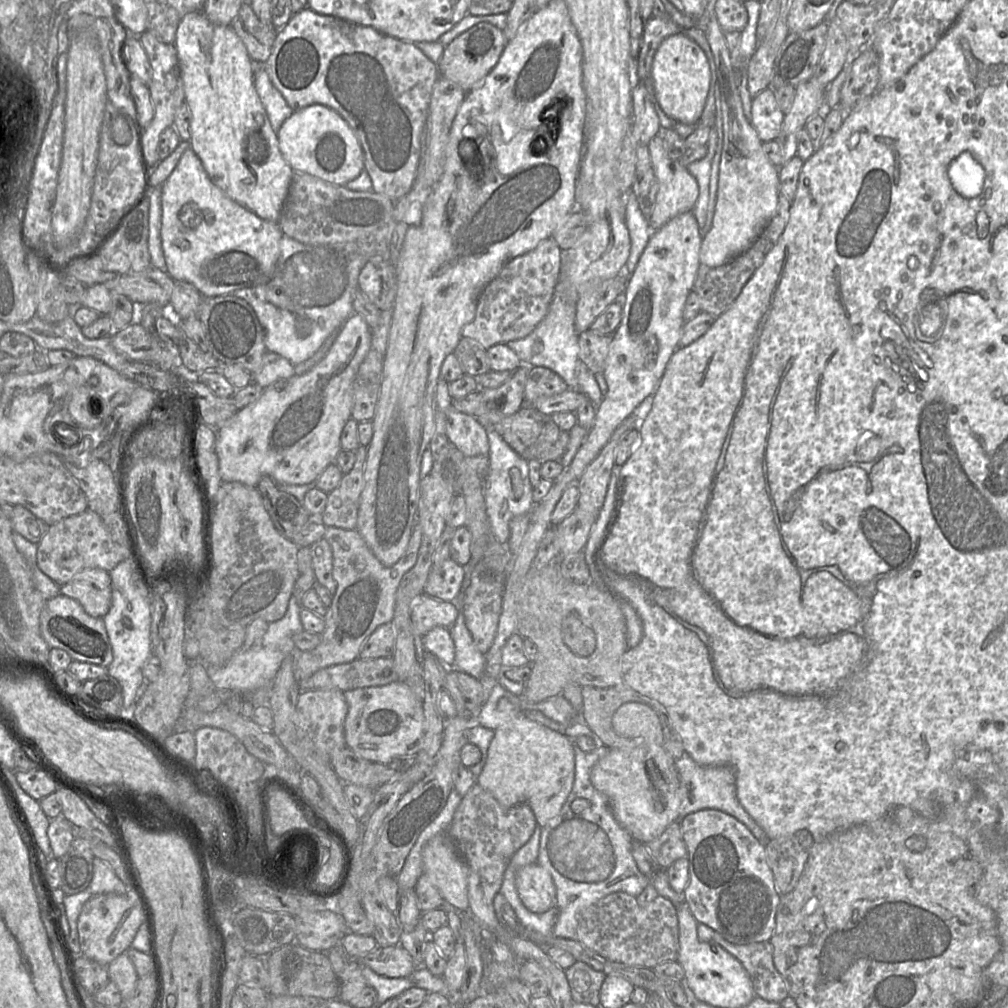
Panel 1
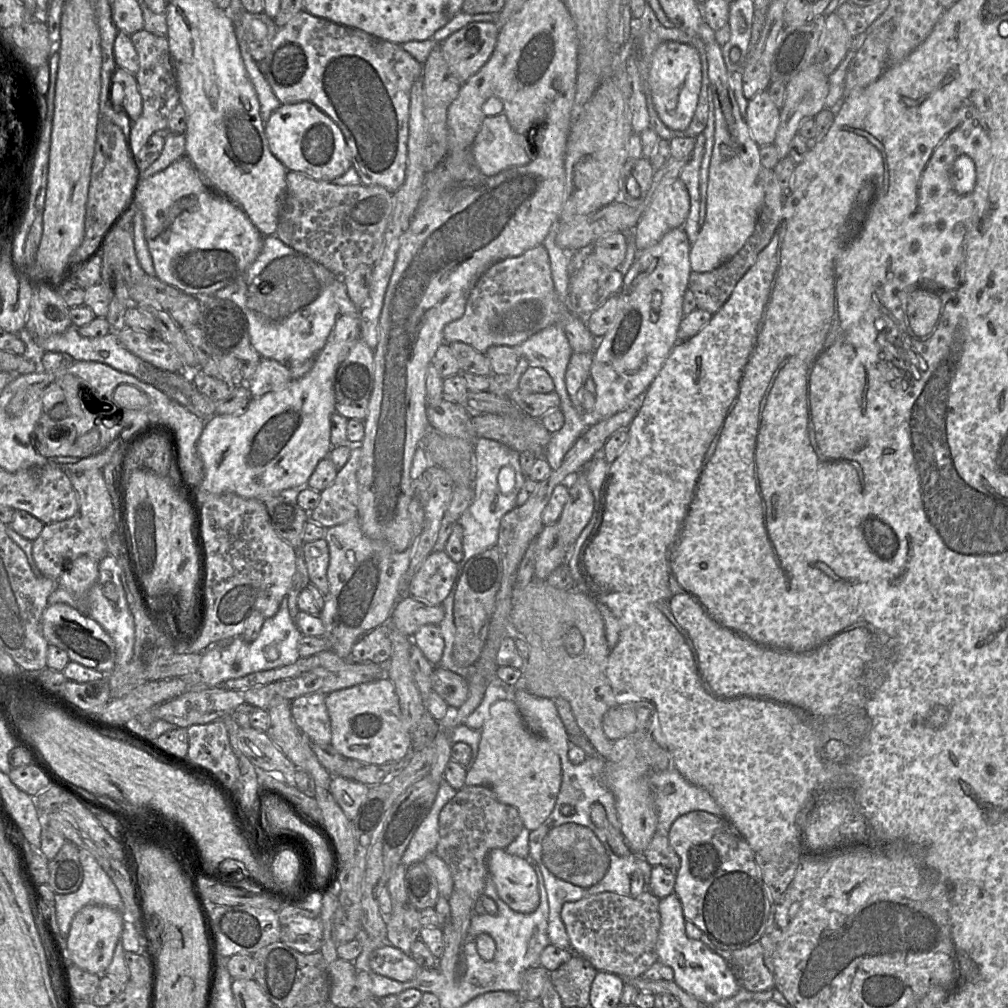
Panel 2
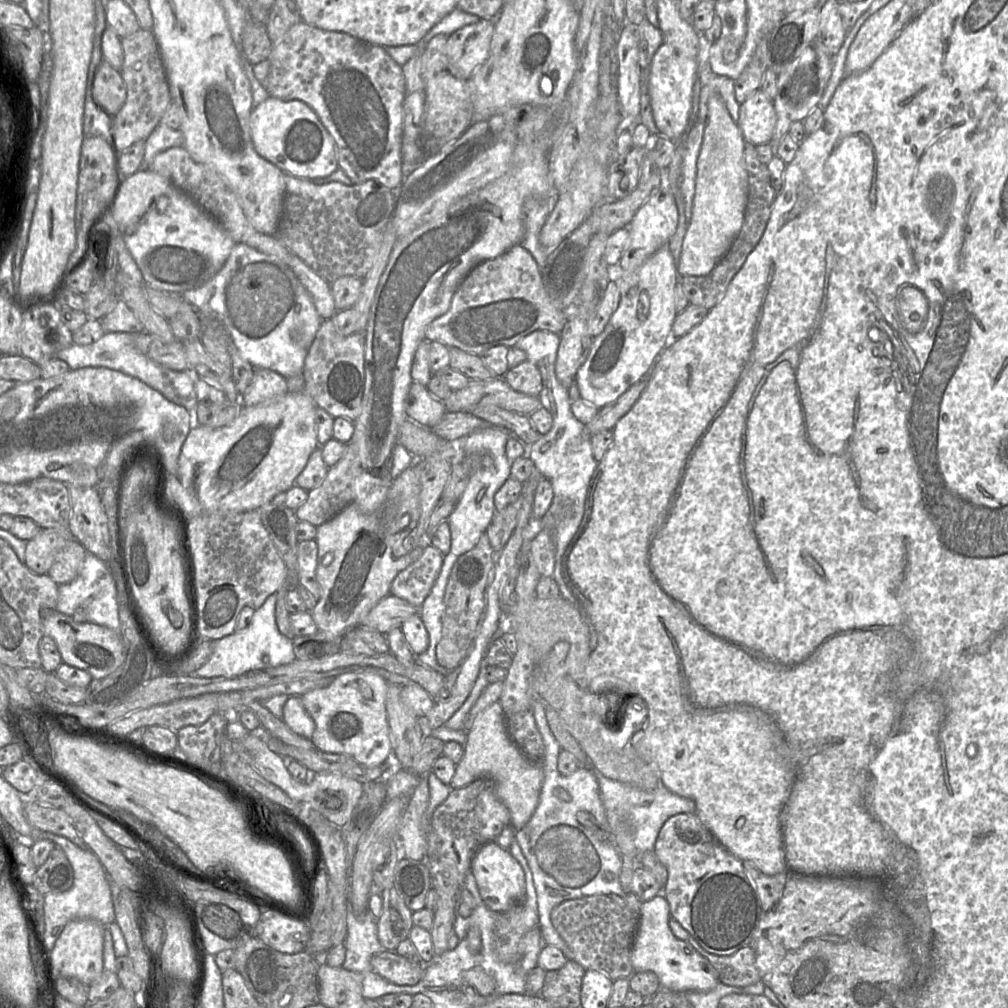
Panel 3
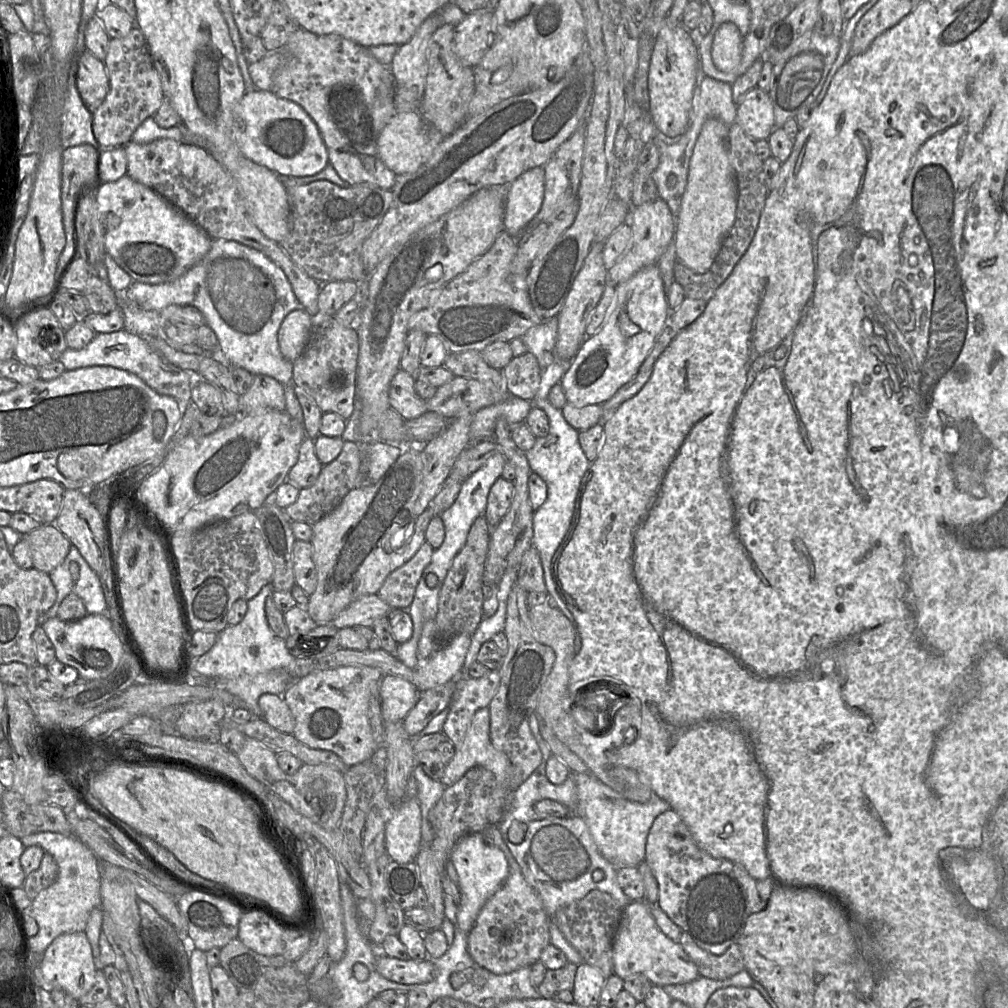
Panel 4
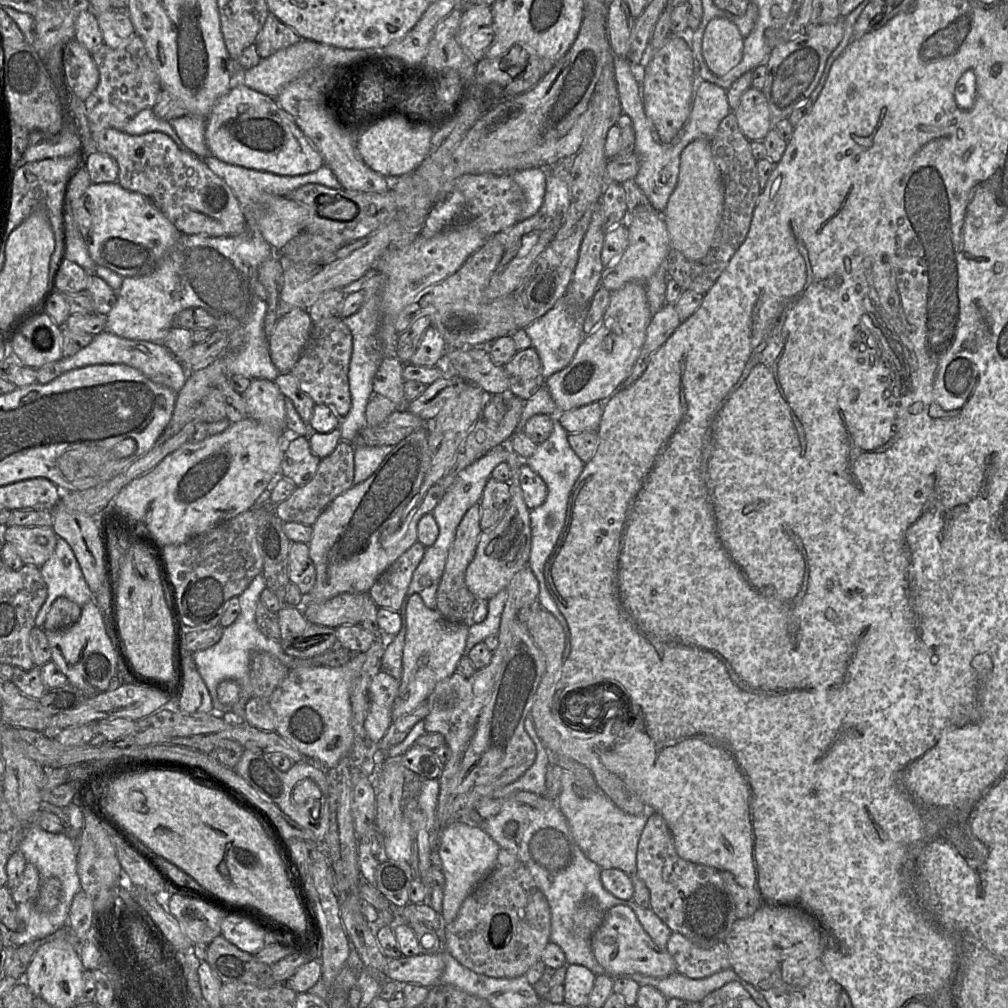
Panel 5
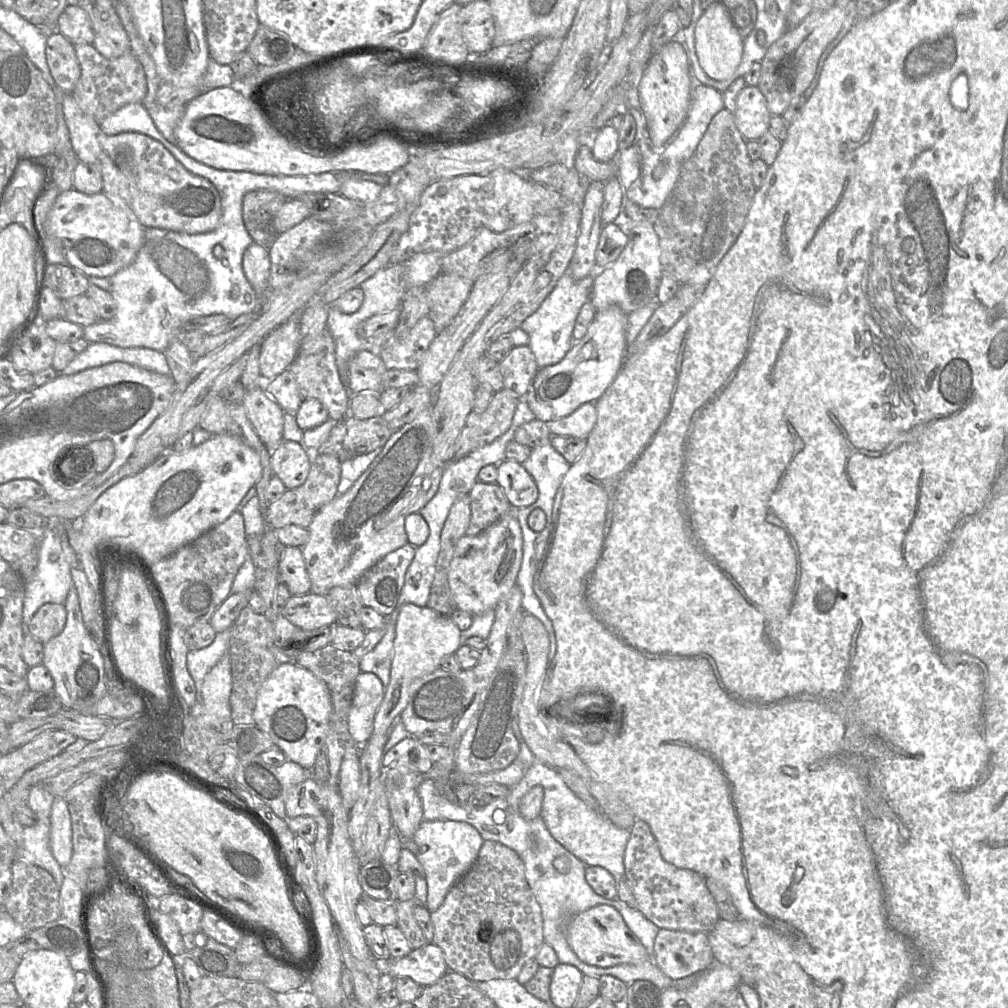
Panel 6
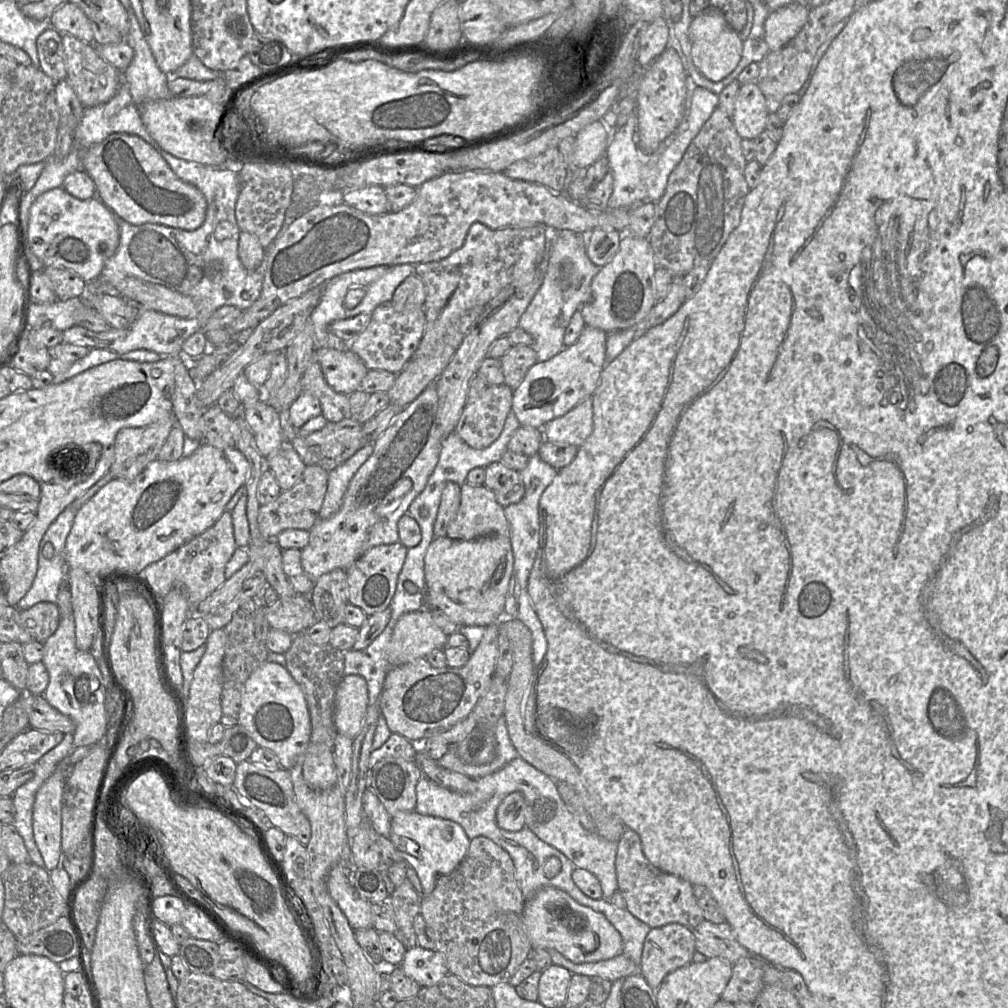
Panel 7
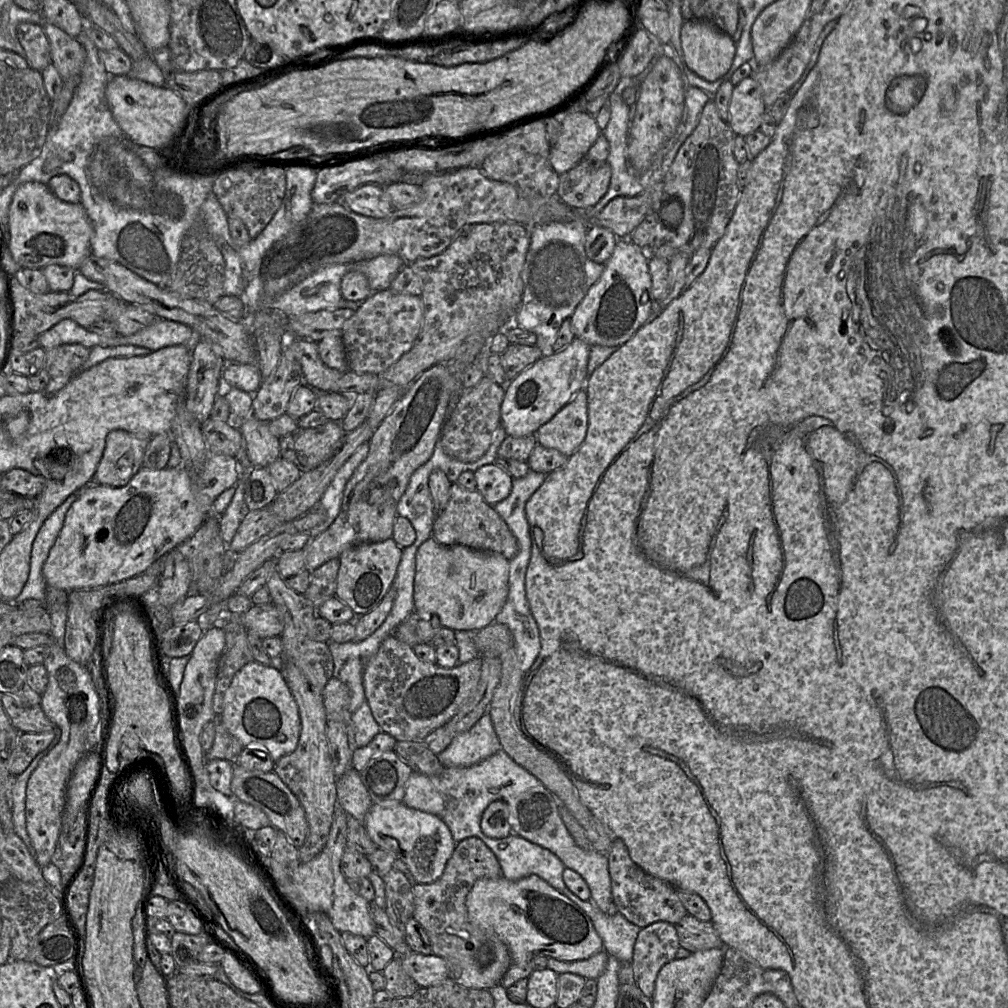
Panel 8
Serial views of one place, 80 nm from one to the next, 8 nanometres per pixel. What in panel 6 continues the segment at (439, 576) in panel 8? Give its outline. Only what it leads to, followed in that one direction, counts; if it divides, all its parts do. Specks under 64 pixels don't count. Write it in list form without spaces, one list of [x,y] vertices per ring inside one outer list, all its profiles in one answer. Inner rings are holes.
[[[514,508],[486,531],[460,538],[447,569],[448,584],[458,610],[475,617],[495,609],[516,585],[522,559],[523,536]]]

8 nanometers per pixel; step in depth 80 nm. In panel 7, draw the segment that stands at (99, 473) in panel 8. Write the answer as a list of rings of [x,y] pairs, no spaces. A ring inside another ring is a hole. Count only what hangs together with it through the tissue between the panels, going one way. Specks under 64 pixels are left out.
[[[172,413],[144,427],[121,429],[116,435],[114,461],[108,473],[114,479],[135,478],[157,459],[175,425]]]

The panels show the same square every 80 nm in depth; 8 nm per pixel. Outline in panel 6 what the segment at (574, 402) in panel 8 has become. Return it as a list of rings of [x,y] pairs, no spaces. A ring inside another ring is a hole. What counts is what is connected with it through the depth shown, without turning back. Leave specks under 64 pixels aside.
[[[588,402],[580,406],[571,414],[548,422],[552,436],[572,436],[587,439],[597,421],[595,402]]]

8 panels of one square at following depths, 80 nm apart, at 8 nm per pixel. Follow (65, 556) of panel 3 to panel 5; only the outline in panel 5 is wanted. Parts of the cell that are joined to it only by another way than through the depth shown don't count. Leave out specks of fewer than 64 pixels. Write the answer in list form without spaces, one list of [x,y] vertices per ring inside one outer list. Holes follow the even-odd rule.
[[[9,525],[4,534],[5,543],[14,547],[22,561],[37,567],[42,566],[51,557],[58,538],[51,526]]]

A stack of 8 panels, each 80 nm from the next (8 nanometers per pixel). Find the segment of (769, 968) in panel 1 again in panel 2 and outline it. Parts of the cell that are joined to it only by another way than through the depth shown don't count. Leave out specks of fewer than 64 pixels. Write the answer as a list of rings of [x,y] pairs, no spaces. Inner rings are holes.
[[[759,942],[734,951],[713,951],[728,963],[741,989],[760,992],[775,988],[774,977],[765,965],[764,950]]]

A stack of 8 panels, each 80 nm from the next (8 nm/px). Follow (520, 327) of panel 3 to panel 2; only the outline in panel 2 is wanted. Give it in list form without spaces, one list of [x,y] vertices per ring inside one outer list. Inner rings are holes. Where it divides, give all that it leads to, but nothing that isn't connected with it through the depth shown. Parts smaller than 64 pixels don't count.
[[[540,244],[520,256],[506,258],[491,265],[471,289],[463,316],[448,323],[444,327],[443,336],[445,343],[449,345],[454,342],[463,342],[484,353],[489,347],[495,345],[515,347],[531,335],[551,325],[558,325],[563,329],[574,352],[593,354],[597,338],[586,326],[585,319],[573,315],[559,300],[552,278],[548,252]]]

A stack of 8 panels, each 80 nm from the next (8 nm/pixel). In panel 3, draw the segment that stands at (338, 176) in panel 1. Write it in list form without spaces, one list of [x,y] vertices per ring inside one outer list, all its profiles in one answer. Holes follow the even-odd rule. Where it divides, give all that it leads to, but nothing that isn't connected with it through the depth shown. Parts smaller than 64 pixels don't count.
[[[270,96],[252,109],[249,125],[257,153],[284,173],[312,180],[329,176],[339,168],[332,136],[315,111],[300,100]]]

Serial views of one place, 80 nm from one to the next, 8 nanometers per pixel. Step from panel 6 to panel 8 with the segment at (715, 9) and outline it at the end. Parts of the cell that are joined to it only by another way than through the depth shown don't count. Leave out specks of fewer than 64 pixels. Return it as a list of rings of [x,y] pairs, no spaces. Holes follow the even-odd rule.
[[[685,21],[681,29],[685,66],[700,78],[714,82],[727,74],[736,42],[708,21]]]

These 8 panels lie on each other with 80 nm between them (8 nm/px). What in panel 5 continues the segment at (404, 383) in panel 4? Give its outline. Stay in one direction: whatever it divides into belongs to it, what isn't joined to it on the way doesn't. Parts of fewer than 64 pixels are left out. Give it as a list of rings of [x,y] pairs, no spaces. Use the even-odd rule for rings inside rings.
[[[396,356],[385,357],[378,365],[372,381],[373,395],[389,399],[396,411],[406,411],[409,403],[404,394],[403,367],[404,364]]]

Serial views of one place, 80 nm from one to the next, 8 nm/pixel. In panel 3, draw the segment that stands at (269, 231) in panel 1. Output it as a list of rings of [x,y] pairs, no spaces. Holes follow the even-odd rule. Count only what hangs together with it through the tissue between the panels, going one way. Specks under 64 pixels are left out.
[[[139,170],[122,178],[106,214],[118,225],[146,286],[182,294],[209,282],[225,265],[236,242],[169,179]]]

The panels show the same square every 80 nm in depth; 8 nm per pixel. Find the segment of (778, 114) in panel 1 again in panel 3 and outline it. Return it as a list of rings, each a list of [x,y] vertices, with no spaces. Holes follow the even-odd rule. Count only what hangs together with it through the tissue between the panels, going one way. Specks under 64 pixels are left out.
[[[760,89],[740,105],[737,124],[746,142],[753,145],[772,142],[776,121],[773,102]]]

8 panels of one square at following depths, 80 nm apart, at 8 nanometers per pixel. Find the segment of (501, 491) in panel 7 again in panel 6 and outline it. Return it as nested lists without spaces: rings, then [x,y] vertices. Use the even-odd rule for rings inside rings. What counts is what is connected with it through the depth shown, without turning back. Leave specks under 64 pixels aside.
[[[504,460],[497,468],[496,483],[504,491],[511,507],[524,508],[536,502],[539,495],[537,485],[523,464]]]

